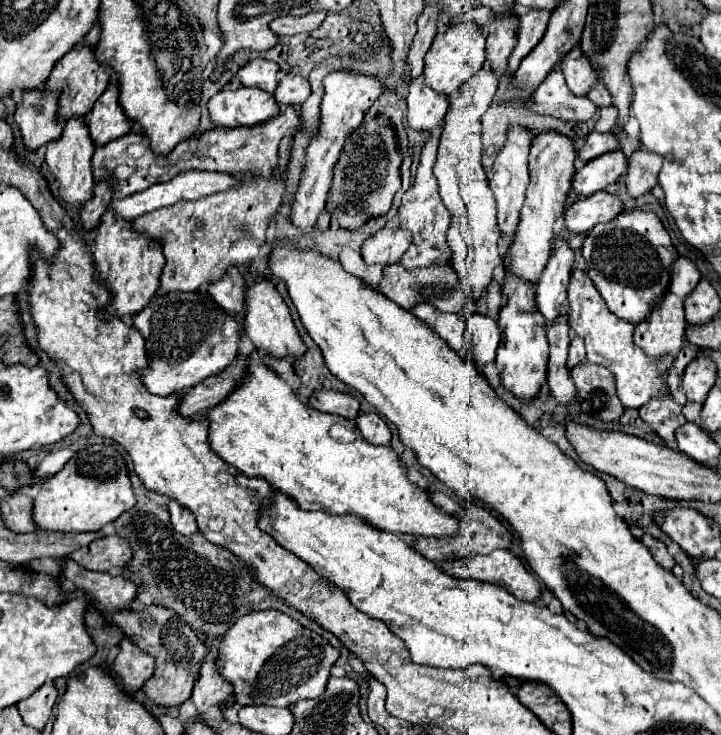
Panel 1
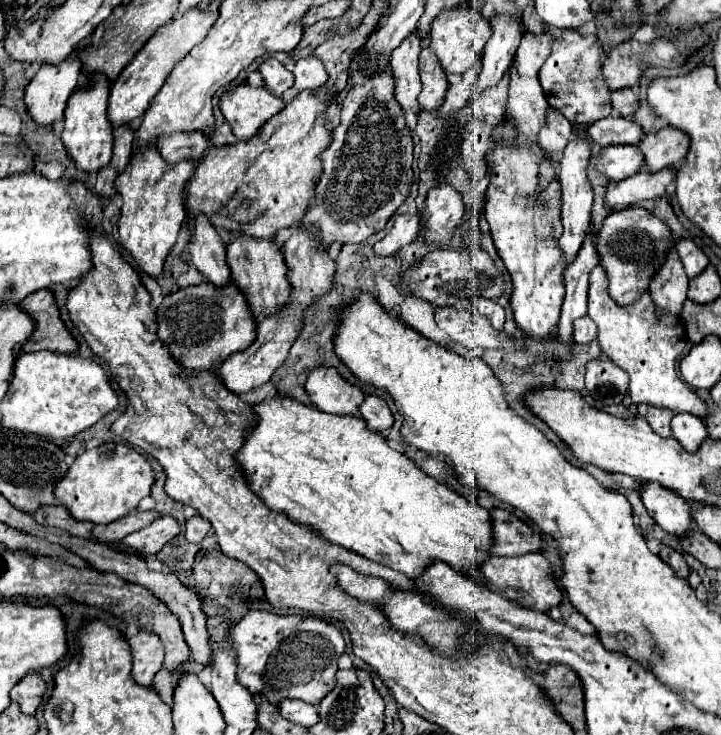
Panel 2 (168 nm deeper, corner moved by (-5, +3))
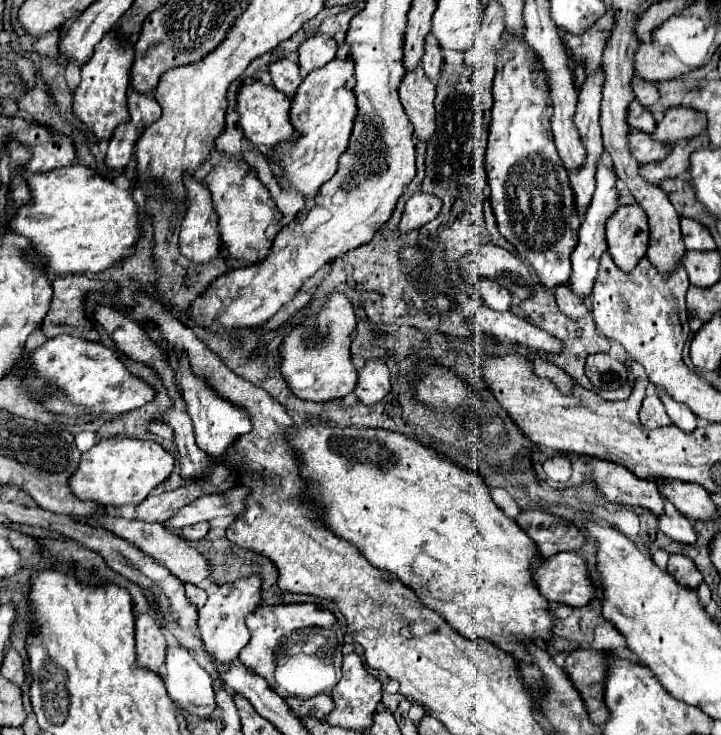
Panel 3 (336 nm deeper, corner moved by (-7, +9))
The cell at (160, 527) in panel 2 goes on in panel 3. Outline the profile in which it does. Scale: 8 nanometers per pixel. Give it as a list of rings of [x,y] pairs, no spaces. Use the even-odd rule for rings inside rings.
[[[236,488],[228,490],[226,494],[210,494],[194,500],[192,504],[184,506],[170,518],[170,522],[164,522],[168,530],[182,530],[186,526],[194,526],[202,520],[214,520],[218,516],[230,516],[230,514],[240,514],[244,510],[244,498],[248,496],[248,488]]]

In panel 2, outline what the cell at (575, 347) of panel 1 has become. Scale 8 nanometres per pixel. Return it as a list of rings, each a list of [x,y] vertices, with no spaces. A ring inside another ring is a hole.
[[[588,316],[574,322],[574,340],[576,342],[588,342],[594,338],[596,338],[596,324]]]

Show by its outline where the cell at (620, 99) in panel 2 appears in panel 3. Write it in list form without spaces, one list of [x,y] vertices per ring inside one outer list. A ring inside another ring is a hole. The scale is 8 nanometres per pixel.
[[[638,76],[632,78],[632,90],[634,90],[634,94],[636,94],[636,100],[638,100],[642,106],[646,106],[646,108],[650,108],[650,106],[658,100],[656,84],[646,82],[646,80],[638,78]]]

